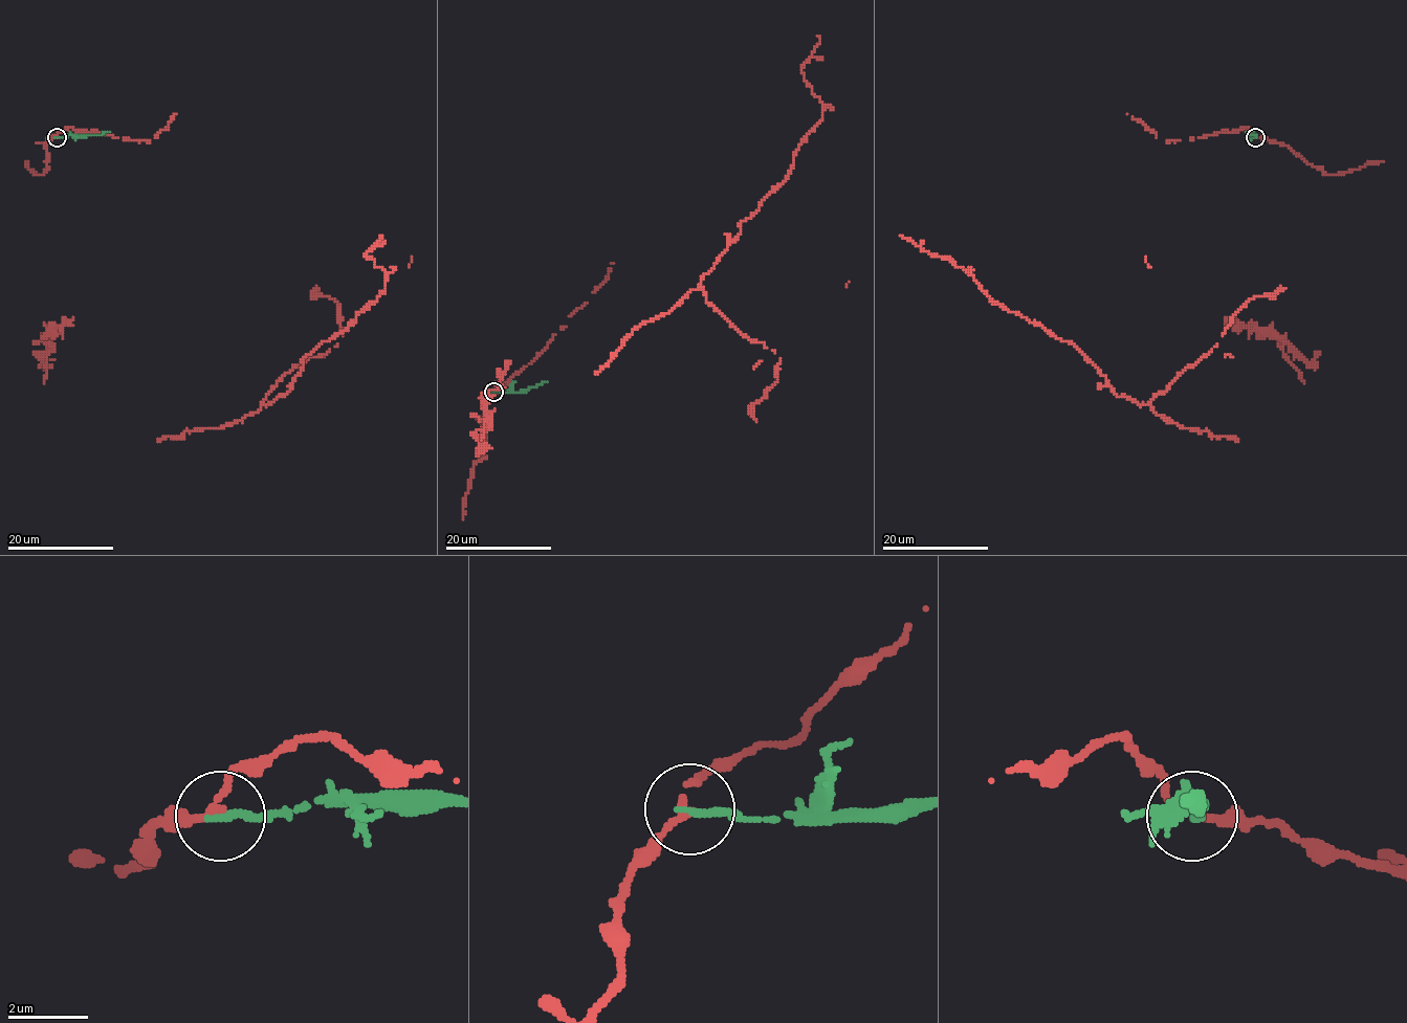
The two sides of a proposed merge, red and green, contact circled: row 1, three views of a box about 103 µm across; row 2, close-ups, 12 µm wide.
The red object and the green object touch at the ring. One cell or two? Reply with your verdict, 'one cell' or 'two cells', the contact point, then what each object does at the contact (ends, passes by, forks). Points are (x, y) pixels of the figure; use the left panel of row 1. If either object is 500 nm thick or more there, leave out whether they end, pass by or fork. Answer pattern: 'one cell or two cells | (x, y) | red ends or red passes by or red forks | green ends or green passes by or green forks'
two cells | (57, 137) | red passes by | green ends

